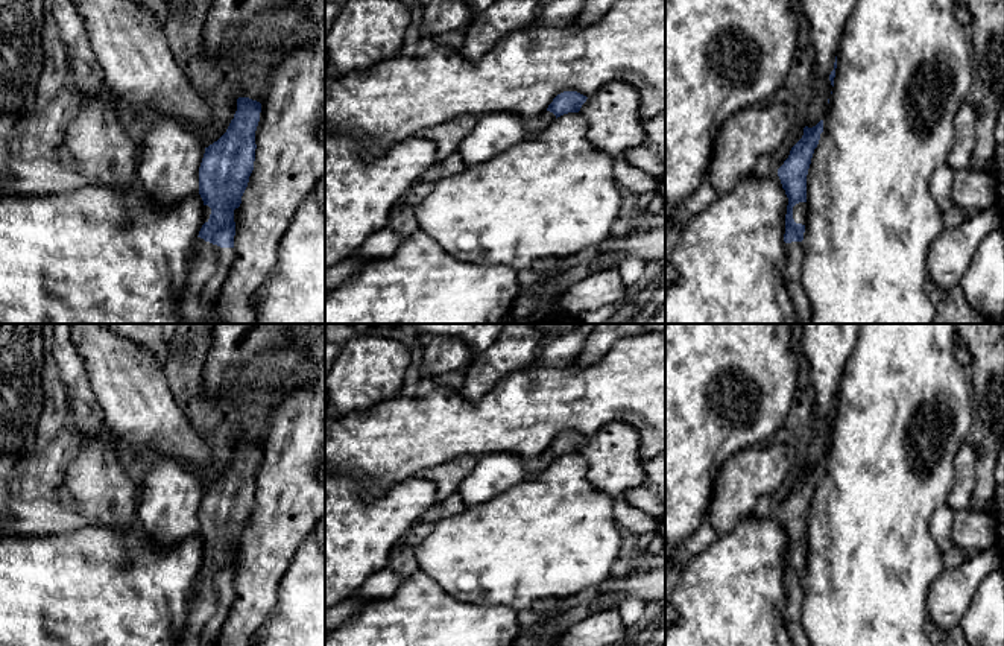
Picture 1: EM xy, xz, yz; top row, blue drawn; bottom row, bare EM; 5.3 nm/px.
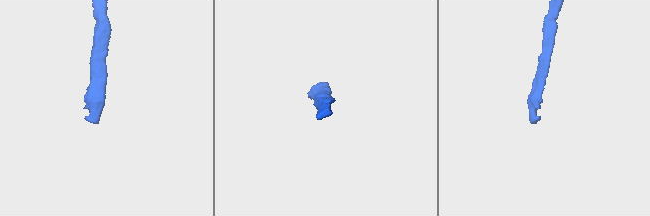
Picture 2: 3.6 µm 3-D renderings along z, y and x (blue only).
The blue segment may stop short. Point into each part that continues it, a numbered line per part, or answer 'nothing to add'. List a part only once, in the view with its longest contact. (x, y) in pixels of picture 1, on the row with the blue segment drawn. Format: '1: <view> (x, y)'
1: yz (799, 210)

